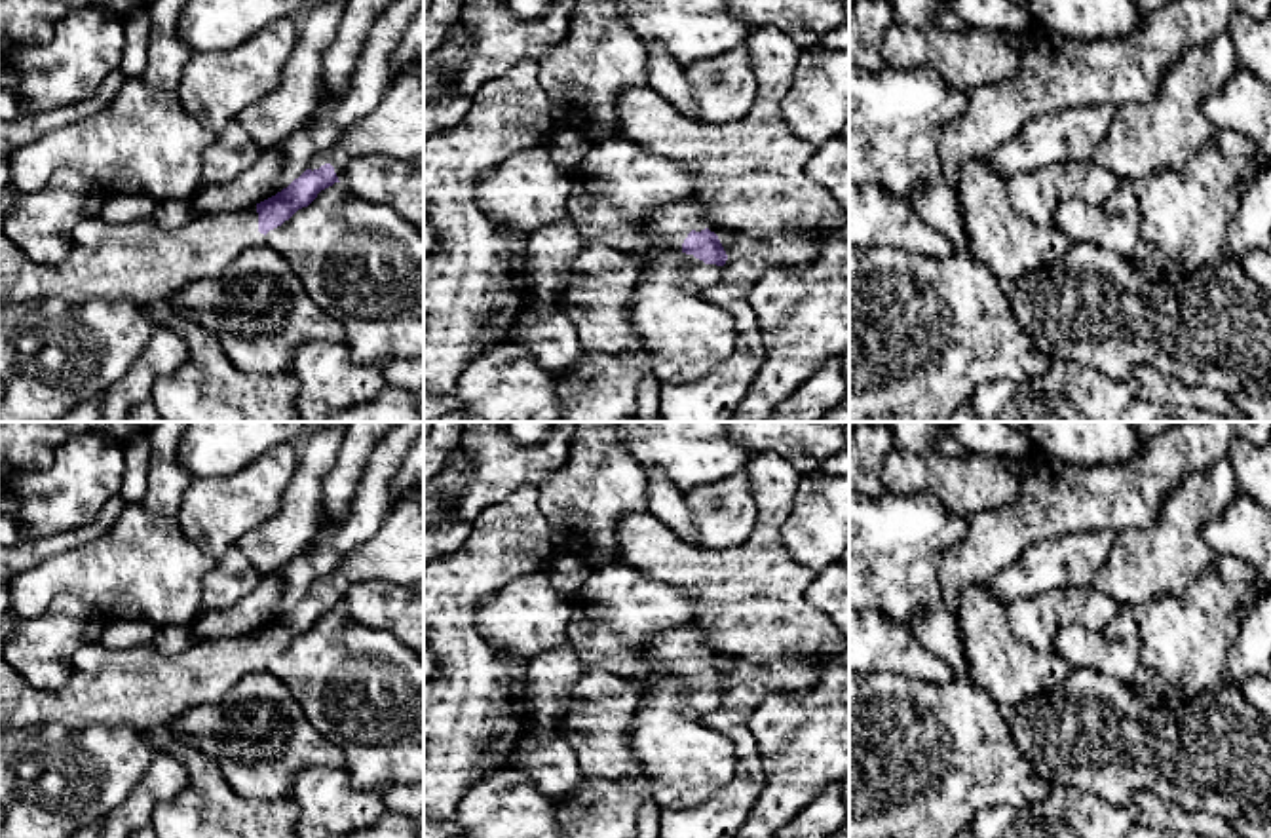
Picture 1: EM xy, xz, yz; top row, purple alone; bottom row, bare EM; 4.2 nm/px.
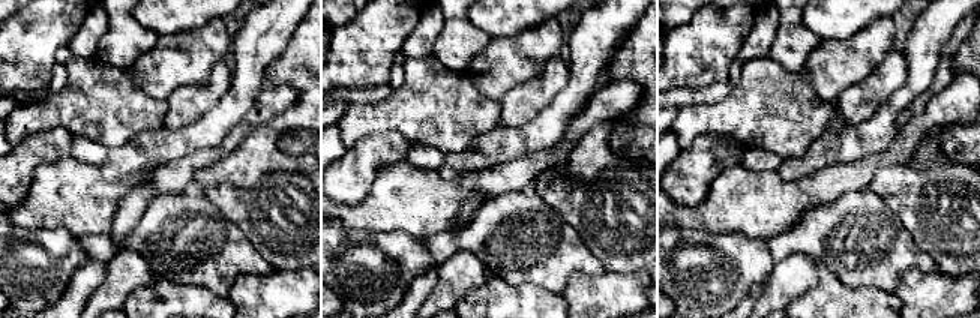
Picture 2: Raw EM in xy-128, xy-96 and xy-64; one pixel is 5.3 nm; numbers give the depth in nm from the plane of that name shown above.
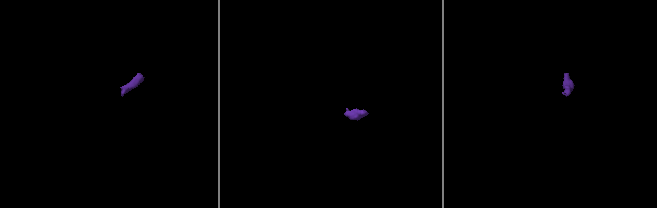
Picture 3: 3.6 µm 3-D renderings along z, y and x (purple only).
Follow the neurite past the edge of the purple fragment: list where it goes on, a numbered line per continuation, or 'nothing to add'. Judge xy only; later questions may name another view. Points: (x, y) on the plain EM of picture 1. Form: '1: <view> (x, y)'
1: xy (396, 553)
2: xy (139, 686)

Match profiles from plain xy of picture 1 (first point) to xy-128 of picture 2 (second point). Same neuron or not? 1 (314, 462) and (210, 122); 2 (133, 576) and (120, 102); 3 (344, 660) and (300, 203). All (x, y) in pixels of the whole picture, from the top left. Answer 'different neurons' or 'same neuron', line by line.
1: different neurons
2: same neuron
3: same neuron

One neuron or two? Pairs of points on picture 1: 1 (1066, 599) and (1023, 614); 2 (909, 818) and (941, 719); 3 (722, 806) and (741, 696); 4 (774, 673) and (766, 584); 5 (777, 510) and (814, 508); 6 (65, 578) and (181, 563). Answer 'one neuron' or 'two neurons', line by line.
1: one neuron
2: one neuron
3: one neuron
4: two neurons
5: two neurons
6: one neuron

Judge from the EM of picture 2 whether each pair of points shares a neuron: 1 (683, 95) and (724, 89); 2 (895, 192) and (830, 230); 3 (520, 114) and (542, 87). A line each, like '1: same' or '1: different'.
1: same
2: different
3: same

